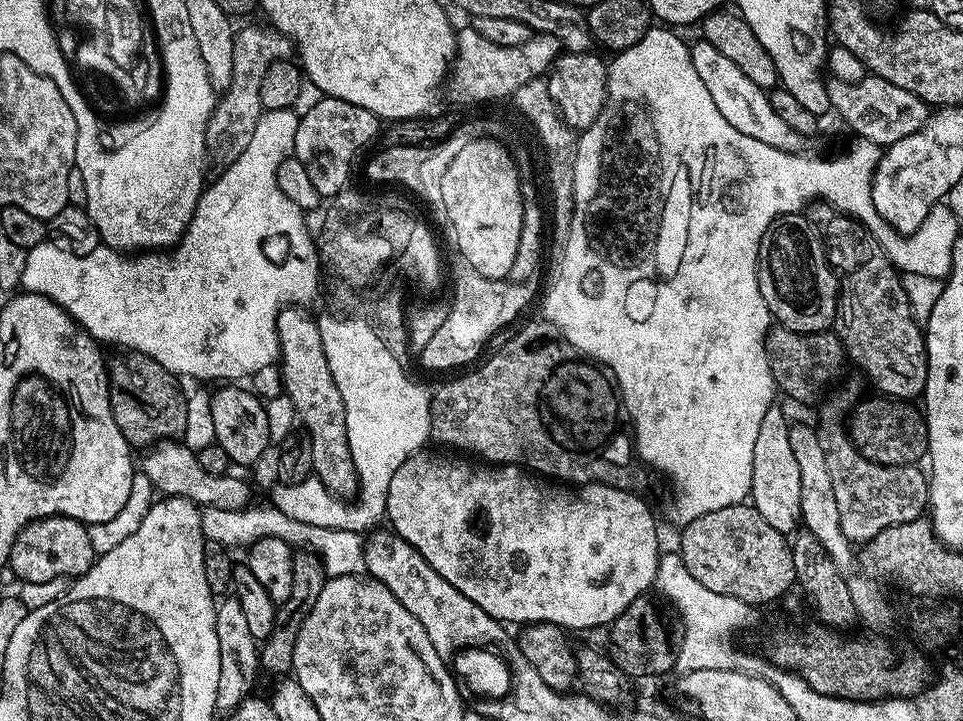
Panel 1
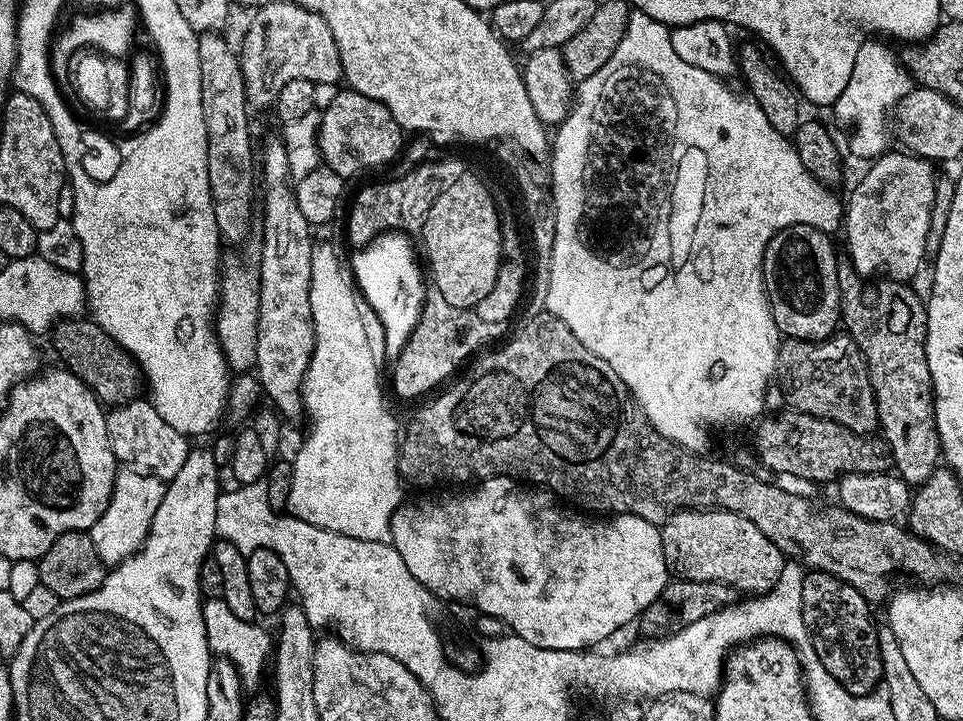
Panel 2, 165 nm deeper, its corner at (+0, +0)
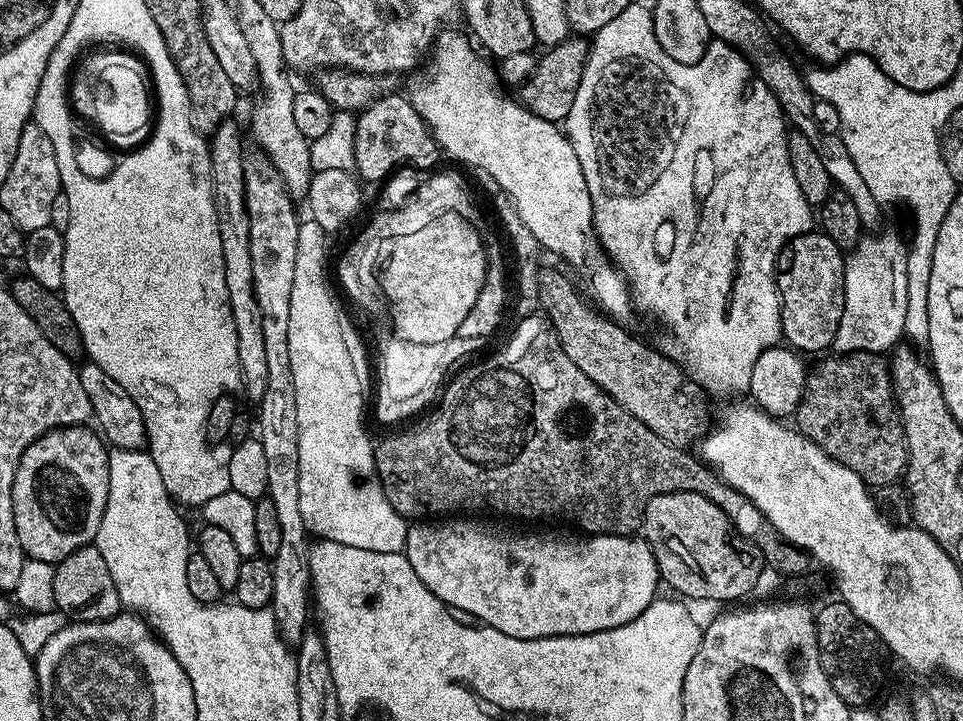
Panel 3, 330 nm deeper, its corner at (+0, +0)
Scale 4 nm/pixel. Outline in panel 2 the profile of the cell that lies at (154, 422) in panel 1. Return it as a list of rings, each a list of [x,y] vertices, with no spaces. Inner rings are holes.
[[[91,318],[62,320],[51,329],[52,348],[60,355],[59,363],[74,373],[104,406],[129,404],[142,392],[142,373],[132,355],[106,330],[102,330]]]

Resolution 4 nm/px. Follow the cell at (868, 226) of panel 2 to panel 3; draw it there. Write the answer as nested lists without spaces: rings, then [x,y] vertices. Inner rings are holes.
[[[881,231],[880,237],[865,235],[847,253],[844,262],[844,300],[842,319],[838,324],[832,348],[844,355],[852,352],[891,351],[903,339],[907,311],[906,262],[909,245],[896,232]]]

